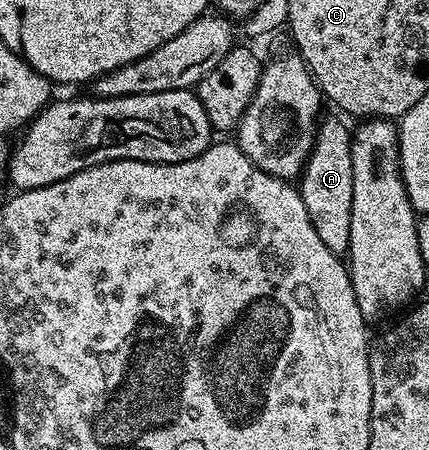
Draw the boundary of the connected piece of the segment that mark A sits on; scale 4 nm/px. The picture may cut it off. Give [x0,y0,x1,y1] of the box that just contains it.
[298,116,354,255]

